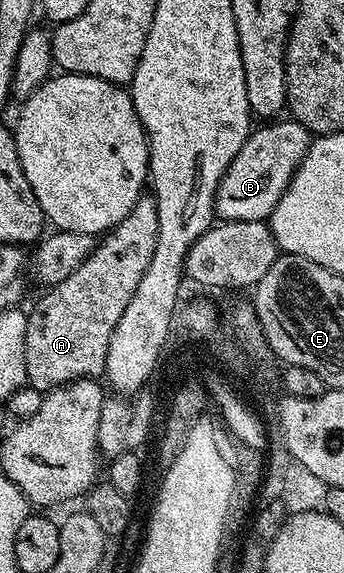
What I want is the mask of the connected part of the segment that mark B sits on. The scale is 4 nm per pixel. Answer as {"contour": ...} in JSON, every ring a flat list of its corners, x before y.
{"contour":[[275,119,256,128,237,151,215,193,215,216,223,221,267,221,303,162,313,137,301,122]]}

